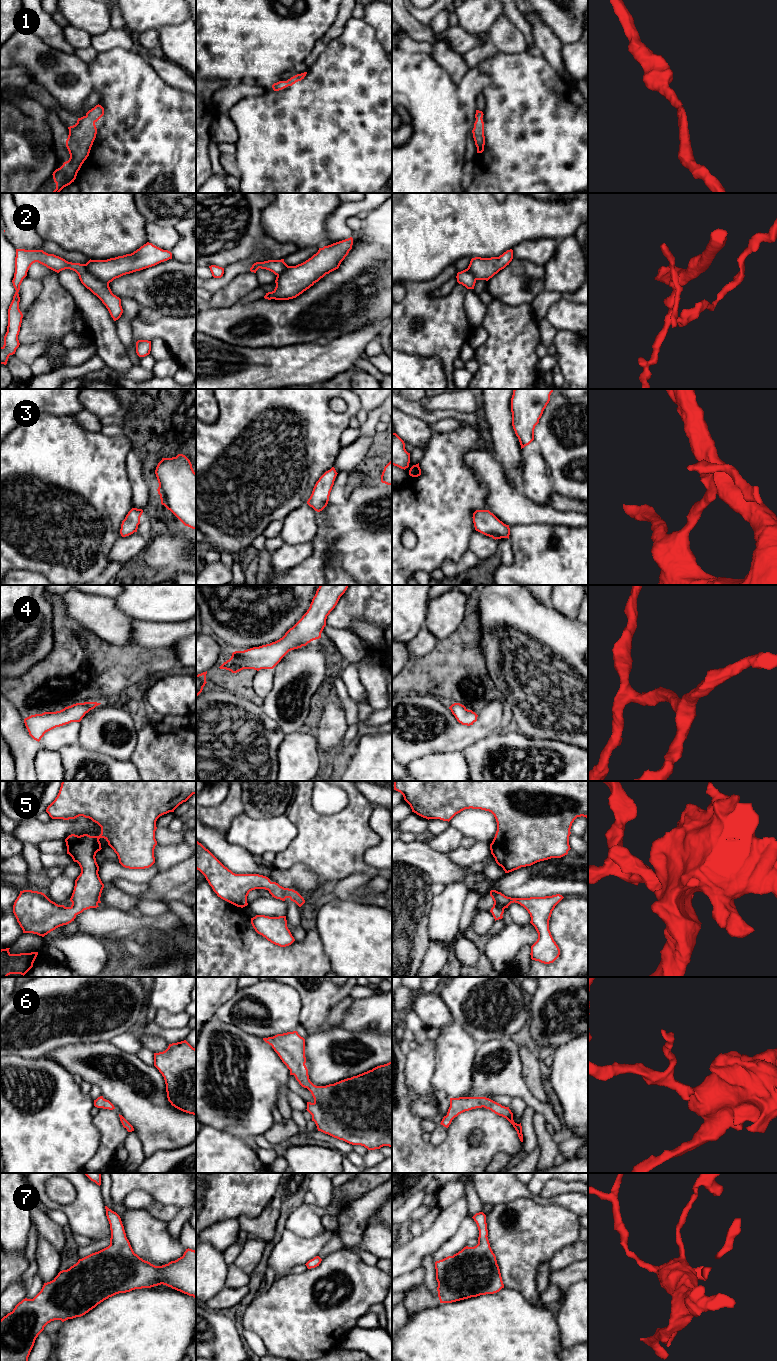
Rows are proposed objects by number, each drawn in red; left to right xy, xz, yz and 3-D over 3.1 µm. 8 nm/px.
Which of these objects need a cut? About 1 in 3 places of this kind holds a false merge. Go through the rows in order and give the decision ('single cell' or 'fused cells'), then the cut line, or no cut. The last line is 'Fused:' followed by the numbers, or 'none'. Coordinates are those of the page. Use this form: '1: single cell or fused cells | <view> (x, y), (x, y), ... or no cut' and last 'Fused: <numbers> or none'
1: single cell | no cut
2: fused cells | xy (83, 264), (89, 272), (108, 283)
3: single cell | no cut
4: single cell | no cut
5: single cell | no cut
6: single cell | no cut
7: single cell | no cut
Fused: 2

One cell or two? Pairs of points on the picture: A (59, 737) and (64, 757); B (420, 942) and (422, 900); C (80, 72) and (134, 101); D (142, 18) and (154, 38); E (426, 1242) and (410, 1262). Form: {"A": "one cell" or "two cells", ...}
{"A": "two cells", "B": "one cell", "C": "two cells", "D": "two cells", "E": "one cell"}

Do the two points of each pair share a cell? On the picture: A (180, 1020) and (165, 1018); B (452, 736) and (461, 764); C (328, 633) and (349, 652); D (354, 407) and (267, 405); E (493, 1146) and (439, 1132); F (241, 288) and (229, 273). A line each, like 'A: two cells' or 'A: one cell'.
A: one cell
B: two cells
C: one cell
D: one cell
E: two cells
F: two cells

